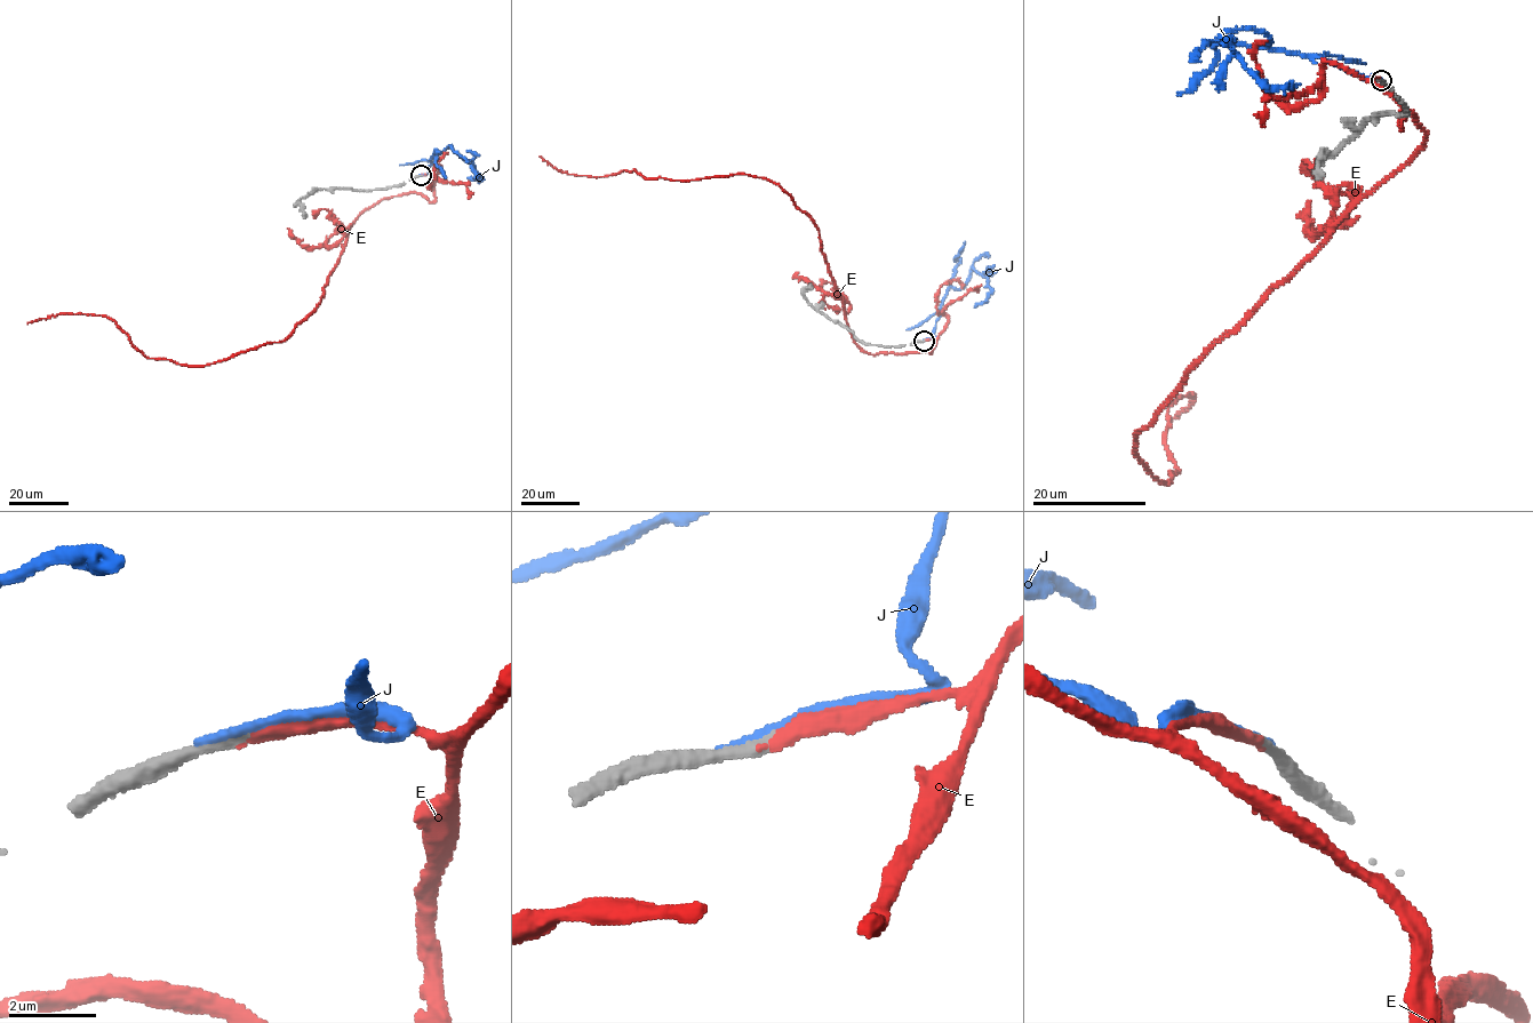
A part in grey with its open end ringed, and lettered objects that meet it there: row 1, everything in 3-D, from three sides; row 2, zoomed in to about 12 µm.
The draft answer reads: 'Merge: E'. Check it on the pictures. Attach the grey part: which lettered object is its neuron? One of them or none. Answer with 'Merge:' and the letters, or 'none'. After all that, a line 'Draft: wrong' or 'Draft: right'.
Merge: E
Draft: right

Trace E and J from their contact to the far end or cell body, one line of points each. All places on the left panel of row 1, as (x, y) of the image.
E: (421, 176), (434, 199), (359, 215), (279, 342), (182, 366), (102, 316), (26, 324)
J: (420, 175), (431, 175), (429, 160), (449, 145), (472, 161), (480, 176), (466, 177)

